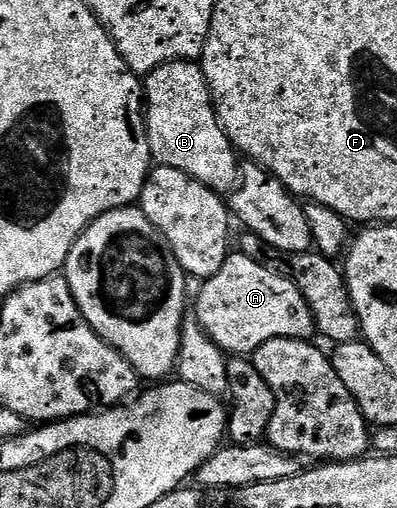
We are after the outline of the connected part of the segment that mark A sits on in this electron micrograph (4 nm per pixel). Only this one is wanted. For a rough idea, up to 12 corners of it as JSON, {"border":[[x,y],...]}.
{"border":[[233,251],[196,317],[226,354],[317,335],[283,271]]}

